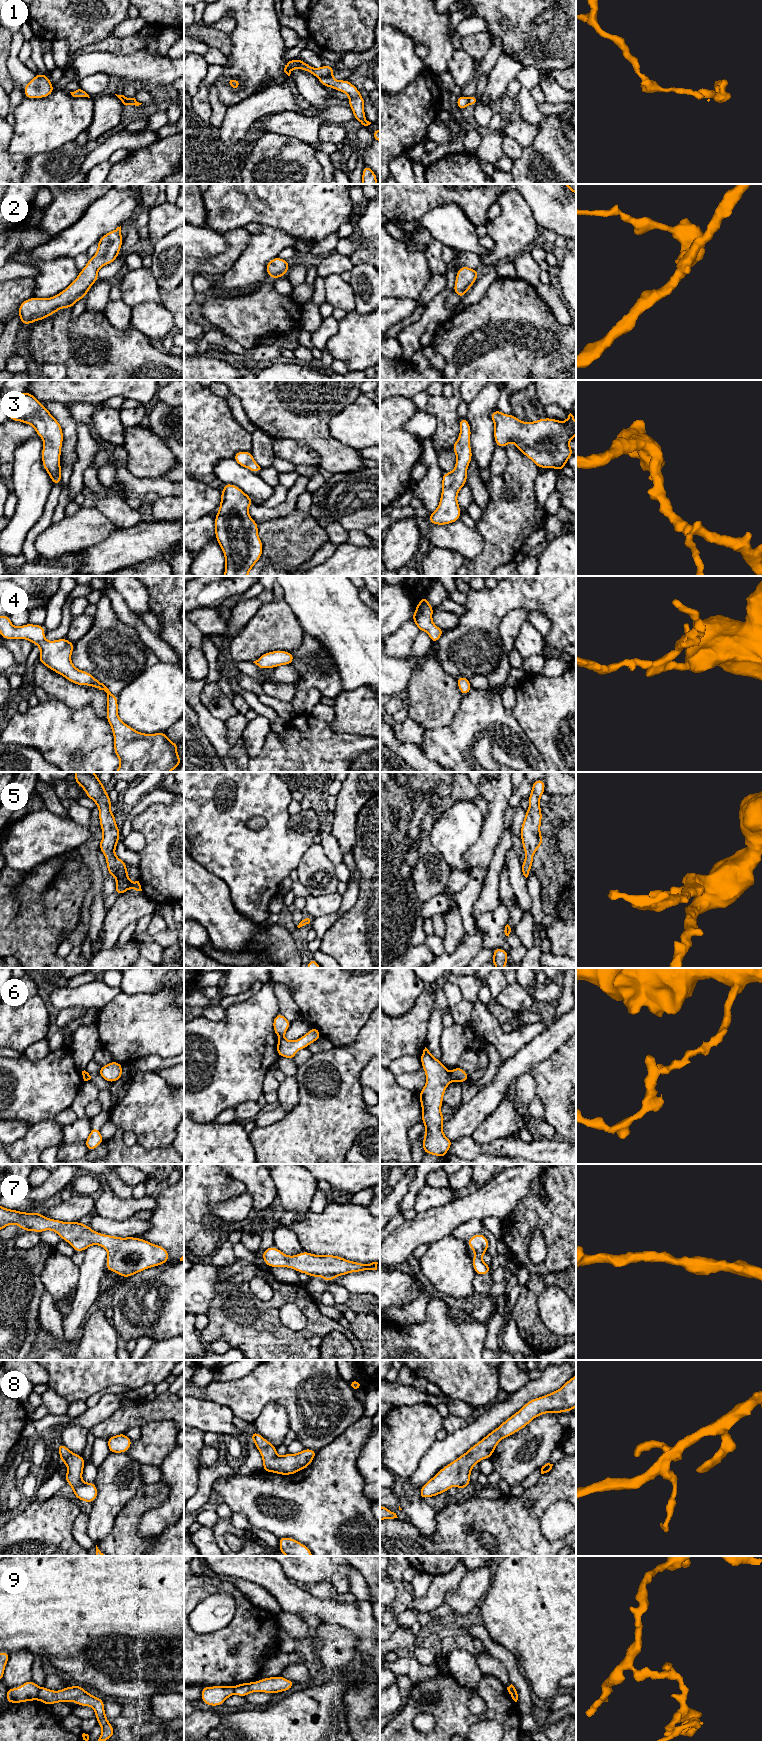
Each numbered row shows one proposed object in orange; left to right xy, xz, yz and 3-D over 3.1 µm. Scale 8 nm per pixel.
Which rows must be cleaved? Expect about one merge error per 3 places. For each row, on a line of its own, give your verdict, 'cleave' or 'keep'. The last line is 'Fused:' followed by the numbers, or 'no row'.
1: cleave
2: keep
3: keep
4: keep
5: keep
6: cleave
7: keep
8: keep
9: cleave
Fused: 1, 6, 9

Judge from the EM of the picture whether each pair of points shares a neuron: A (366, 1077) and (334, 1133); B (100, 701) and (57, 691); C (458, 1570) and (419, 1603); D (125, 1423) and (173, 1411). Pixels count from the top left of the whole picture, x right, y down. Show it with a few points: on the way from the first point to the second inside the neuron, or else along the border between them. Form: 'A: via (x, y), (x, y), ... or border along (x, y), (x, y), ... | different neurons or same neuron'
A: border along (368, 1063), (360, 1074), (361, 1087) | different neurons
B: via (89, 696), (74, 696), (68, 692) | same neuron
C: via (448, 1580), (429, 1599) | same neuron
D: via (137, 1416), (153, 1411), (161, 1411) | same neuron

